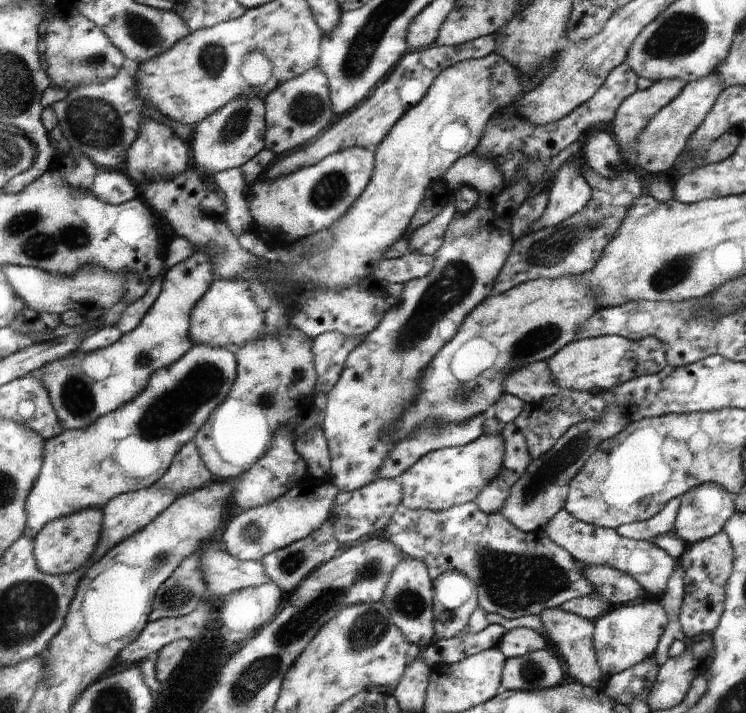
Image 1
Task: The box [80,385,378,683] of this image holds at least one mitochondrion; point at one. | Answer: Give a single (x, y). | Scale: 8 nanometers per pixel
(176, 597)

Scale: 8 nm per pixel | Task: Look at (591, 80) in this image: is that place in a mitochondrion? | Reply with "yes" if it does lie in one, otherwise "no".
no

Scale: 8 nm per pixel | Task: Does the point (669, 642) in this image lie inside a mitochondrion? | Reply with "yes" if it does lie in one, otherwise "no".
no

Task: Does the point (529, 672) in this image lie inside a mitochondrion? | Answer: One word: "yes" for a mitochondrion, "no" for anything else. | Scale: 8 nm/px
yes

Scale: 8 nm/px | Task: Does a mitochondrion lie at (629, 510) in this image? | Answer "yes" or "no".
no

